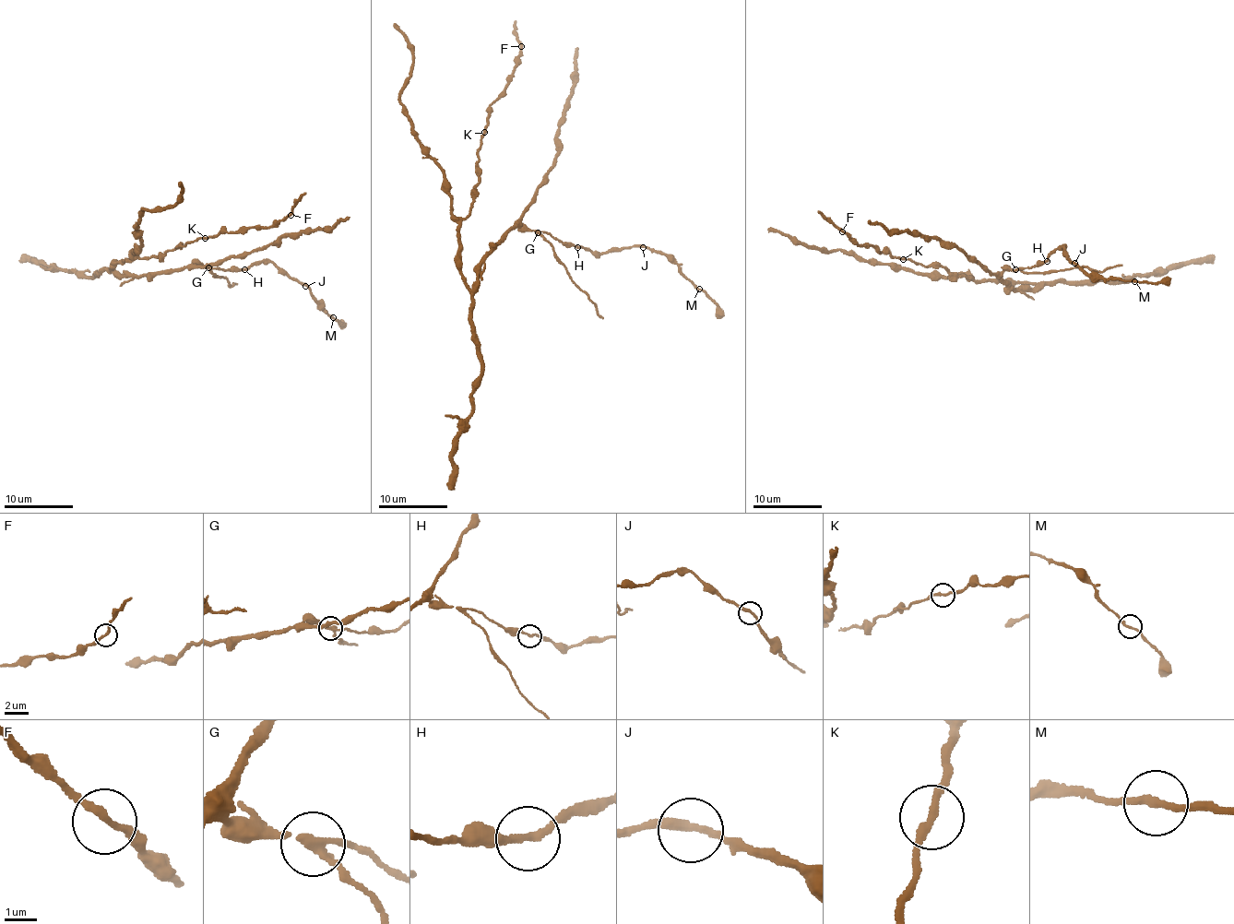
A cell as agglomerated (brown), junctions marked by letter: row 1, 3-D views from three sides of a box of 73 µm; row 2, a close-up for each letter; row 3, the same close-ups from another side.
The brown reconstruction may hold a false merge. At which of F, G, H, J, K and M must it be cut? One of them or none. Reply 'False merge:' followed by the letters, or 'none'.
False merge: G

